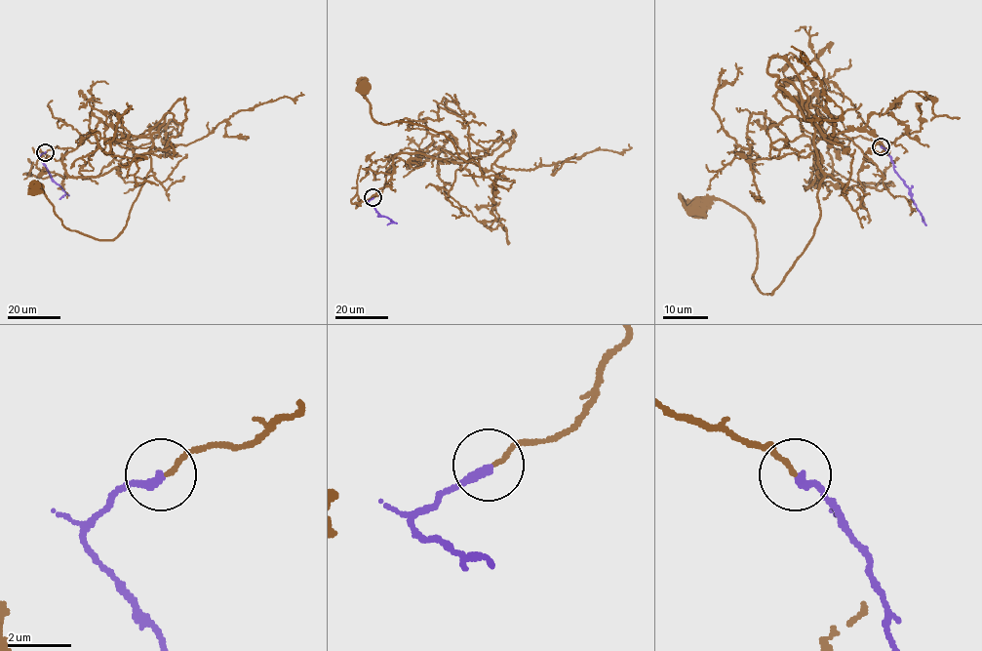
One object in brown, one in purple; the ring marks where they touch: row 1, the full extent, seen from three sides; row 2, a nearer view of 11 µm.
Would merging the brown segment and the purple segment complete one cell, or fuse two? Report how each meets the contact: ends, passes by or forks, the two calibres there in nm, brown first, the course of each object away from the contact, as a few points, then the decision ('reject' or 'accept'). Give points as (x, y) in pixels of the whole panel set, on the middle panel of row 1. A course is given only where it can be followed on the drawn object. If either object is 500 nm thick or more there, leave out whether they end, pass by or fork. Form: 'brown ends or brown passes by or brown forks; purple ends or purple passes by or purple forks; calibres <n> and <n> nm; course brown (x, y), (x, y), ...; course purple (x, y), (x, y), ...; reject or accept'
brown ends; purple ends; calibres 140 and 280 nm; course brown (373, 197), (397, 154), (479, 160), (466, 161), (440, 133), (375, 121), (363, 89); course purple (373, 197), (367, 203), (393, 222), (387, 224); accept

